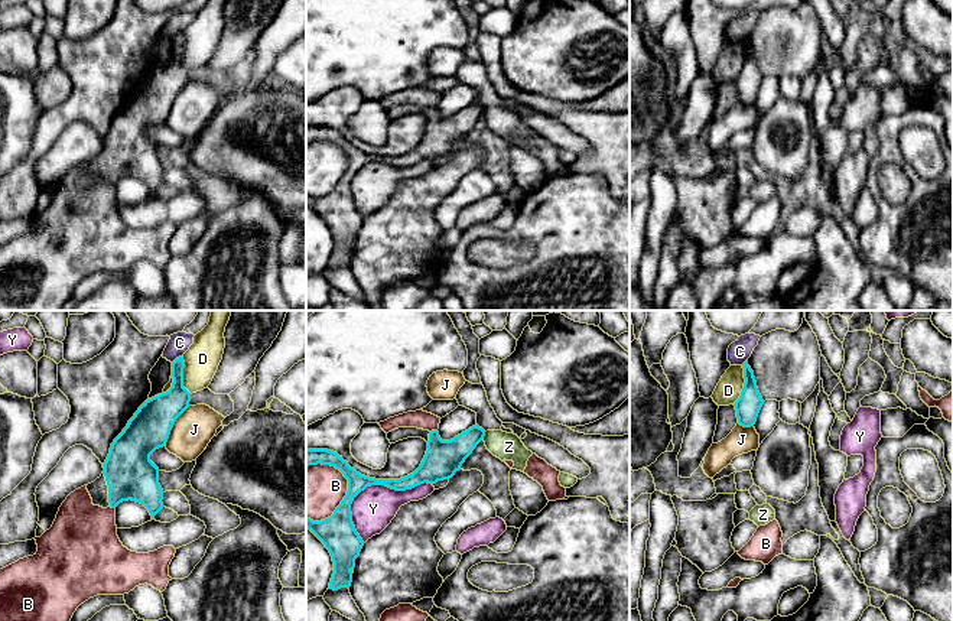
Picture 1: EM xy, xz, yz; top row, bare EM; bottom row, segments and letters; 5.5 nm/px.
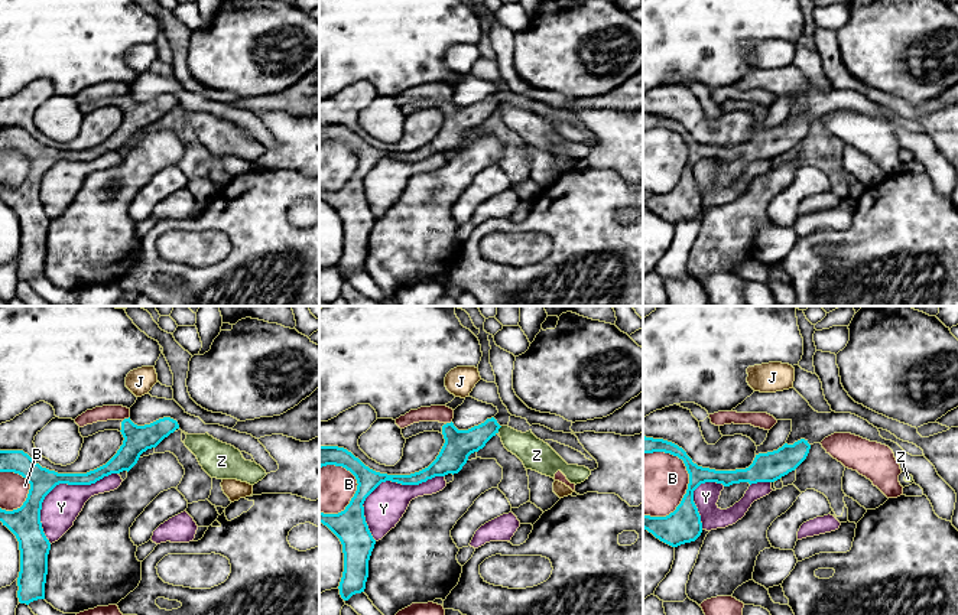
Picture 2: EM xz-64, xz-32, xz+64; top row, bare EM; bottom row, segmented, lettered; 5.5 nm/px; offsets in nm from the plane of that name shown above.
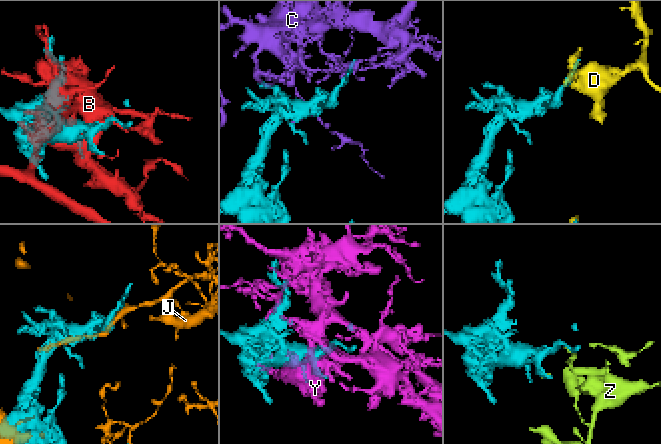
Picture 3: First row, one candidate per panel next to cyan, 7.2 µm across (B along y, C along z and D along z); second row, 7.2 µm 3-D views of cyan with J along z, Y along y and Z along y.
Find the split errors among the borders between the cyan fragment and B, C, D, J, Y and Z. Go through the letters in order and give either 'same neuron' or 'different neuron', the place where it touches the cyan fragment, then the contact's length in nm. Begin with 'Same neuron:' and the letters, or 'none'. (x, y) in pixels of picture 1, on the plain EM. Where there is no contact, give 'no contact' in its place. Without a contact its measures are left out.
Same neuron: none
B: different neuron; meets cyan in xz at (341, 179); contact 340 nm long
C: different neuron; meets cyan in xy at (176, 35); contact 70 nm long
D: different neuron; meets cyan in xy at (182, 51); contact 220 nm long
J: different neuron; meets cyan in xy at (172, 103); contact 260 nm long
Y: different neuron; meets cyan in xz at (371, 161); contact 500 nm long
Z: different neuron; meets cyan in xz at (484, 111); contact 50 nm long

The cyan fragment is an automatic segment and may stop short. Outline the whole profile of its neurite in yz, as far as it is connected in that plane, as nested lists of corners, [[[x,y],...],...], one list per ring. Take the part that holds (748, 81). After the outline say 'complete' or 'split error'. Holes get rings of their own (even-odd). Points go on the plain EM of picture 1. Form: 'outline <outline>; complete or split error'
outline [[[748,38],[744,39],[744,55],[744,65],[734,82],[736,87],[738,100],[744,104],[751,104],[757,98],[764,77],[758,68],[754,48],[748,42]]]; complete

